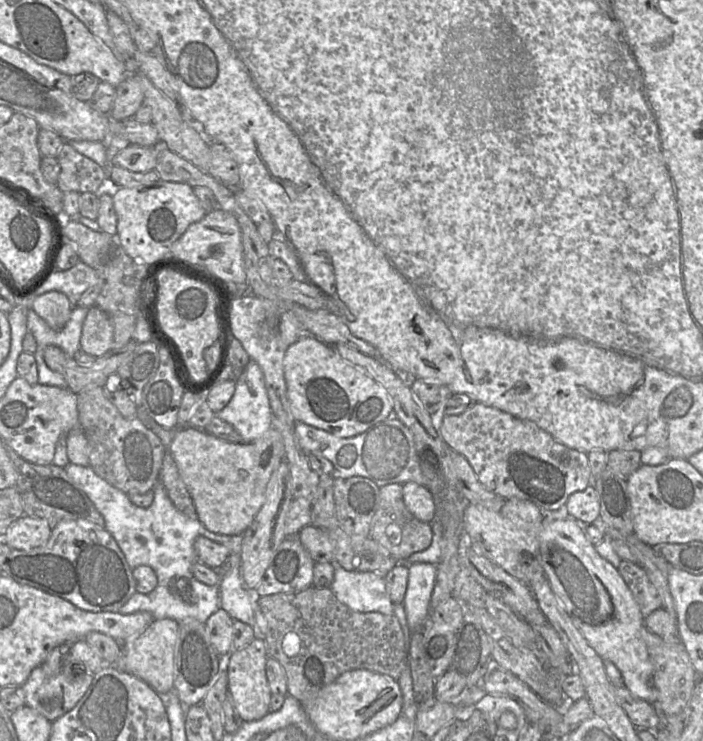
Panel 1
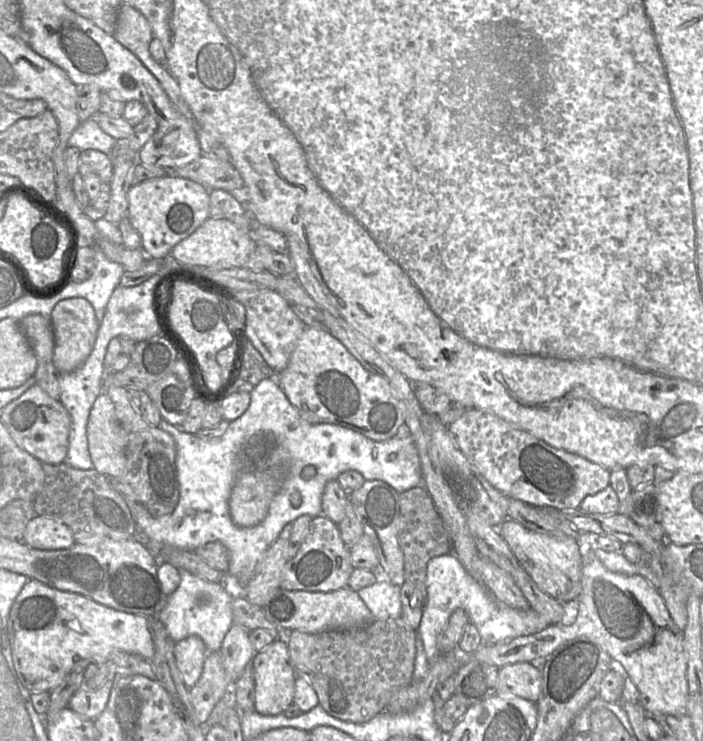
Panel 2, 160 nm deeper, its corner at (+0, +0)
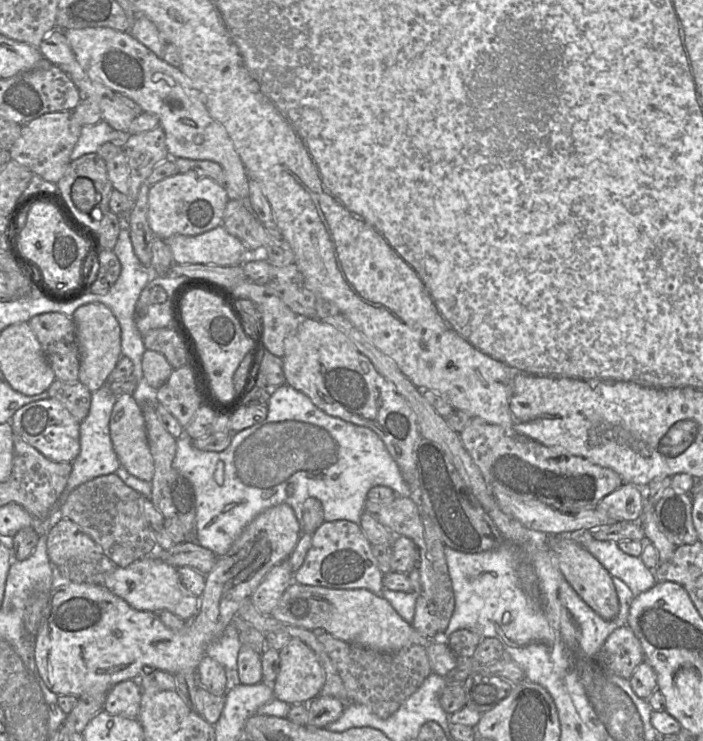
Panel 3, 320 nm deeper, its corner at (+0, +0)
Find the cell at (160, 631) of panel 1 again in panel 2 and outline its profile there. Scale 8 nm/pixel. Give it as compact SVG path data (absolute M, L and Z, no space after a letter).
M188 636L175 643L174 656L176 665L188 688L199 680L208 648L198 636Z

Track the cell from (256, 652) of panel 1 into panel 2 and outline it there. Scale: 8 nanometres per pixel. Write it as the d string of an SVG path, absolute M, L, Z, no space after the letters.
M276 639L265 649L255 653L251 665L255 683L253 710L264 716L280 715L288 706L293 704L294 684L297 676L290 661L286 642Z

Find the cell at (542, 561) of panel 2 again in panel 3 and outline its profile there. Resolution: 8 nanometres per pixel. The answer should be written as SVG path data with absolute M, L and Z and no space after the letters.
M551 537L549 546L555 554L558 566L578 596L602 618L614 619L619 612L619 600L612 576L585 548L566 537Z

